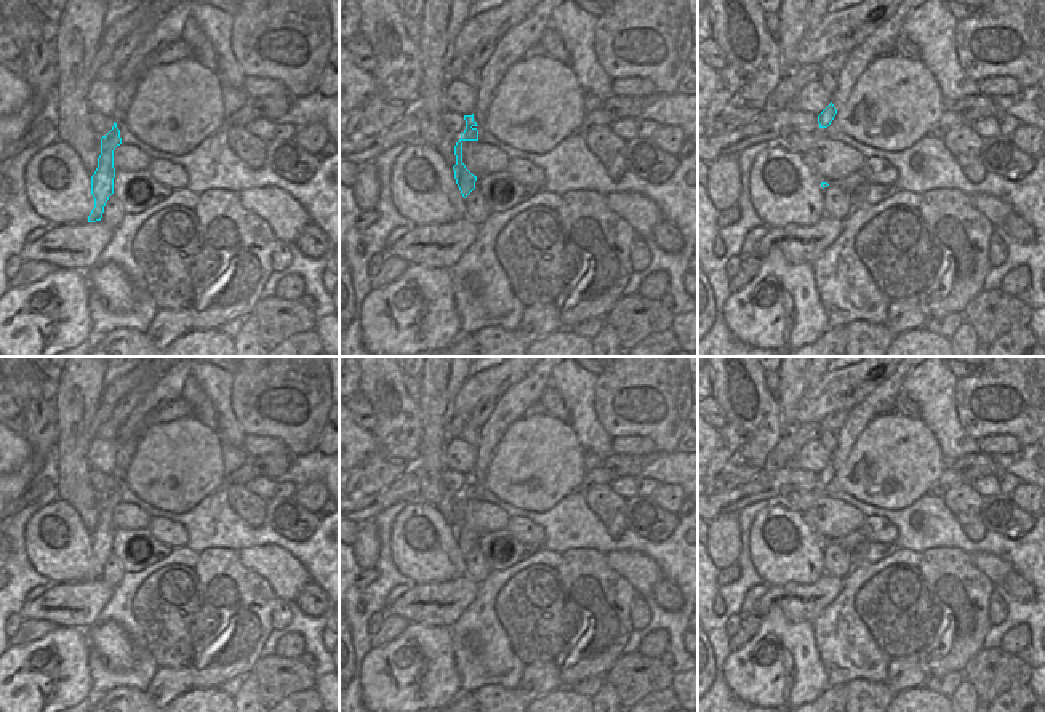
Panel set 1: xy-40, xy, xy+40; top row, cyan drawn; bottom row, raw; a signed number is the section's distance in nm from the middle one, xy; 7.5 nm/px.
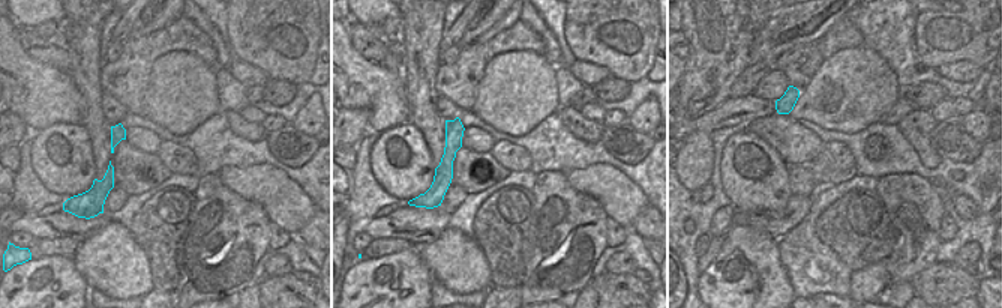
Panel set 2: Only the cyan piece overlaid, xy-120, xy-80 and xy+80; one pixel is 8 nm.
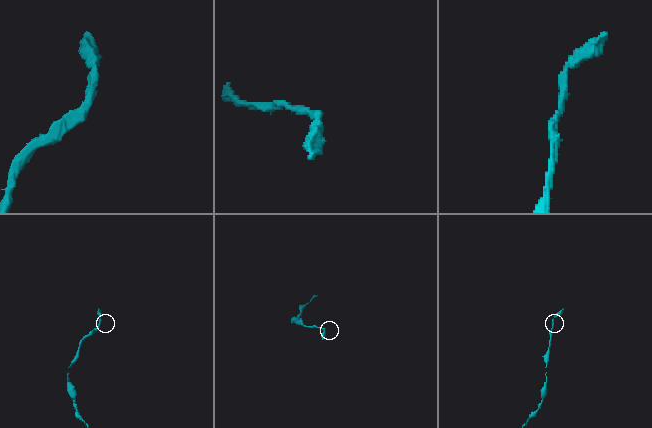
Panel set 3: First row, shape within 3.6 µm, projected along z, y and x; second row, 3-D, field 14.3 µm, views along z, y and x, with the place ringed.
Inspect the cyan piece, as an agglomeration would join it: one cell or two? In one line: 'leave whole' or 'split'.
leave whole

